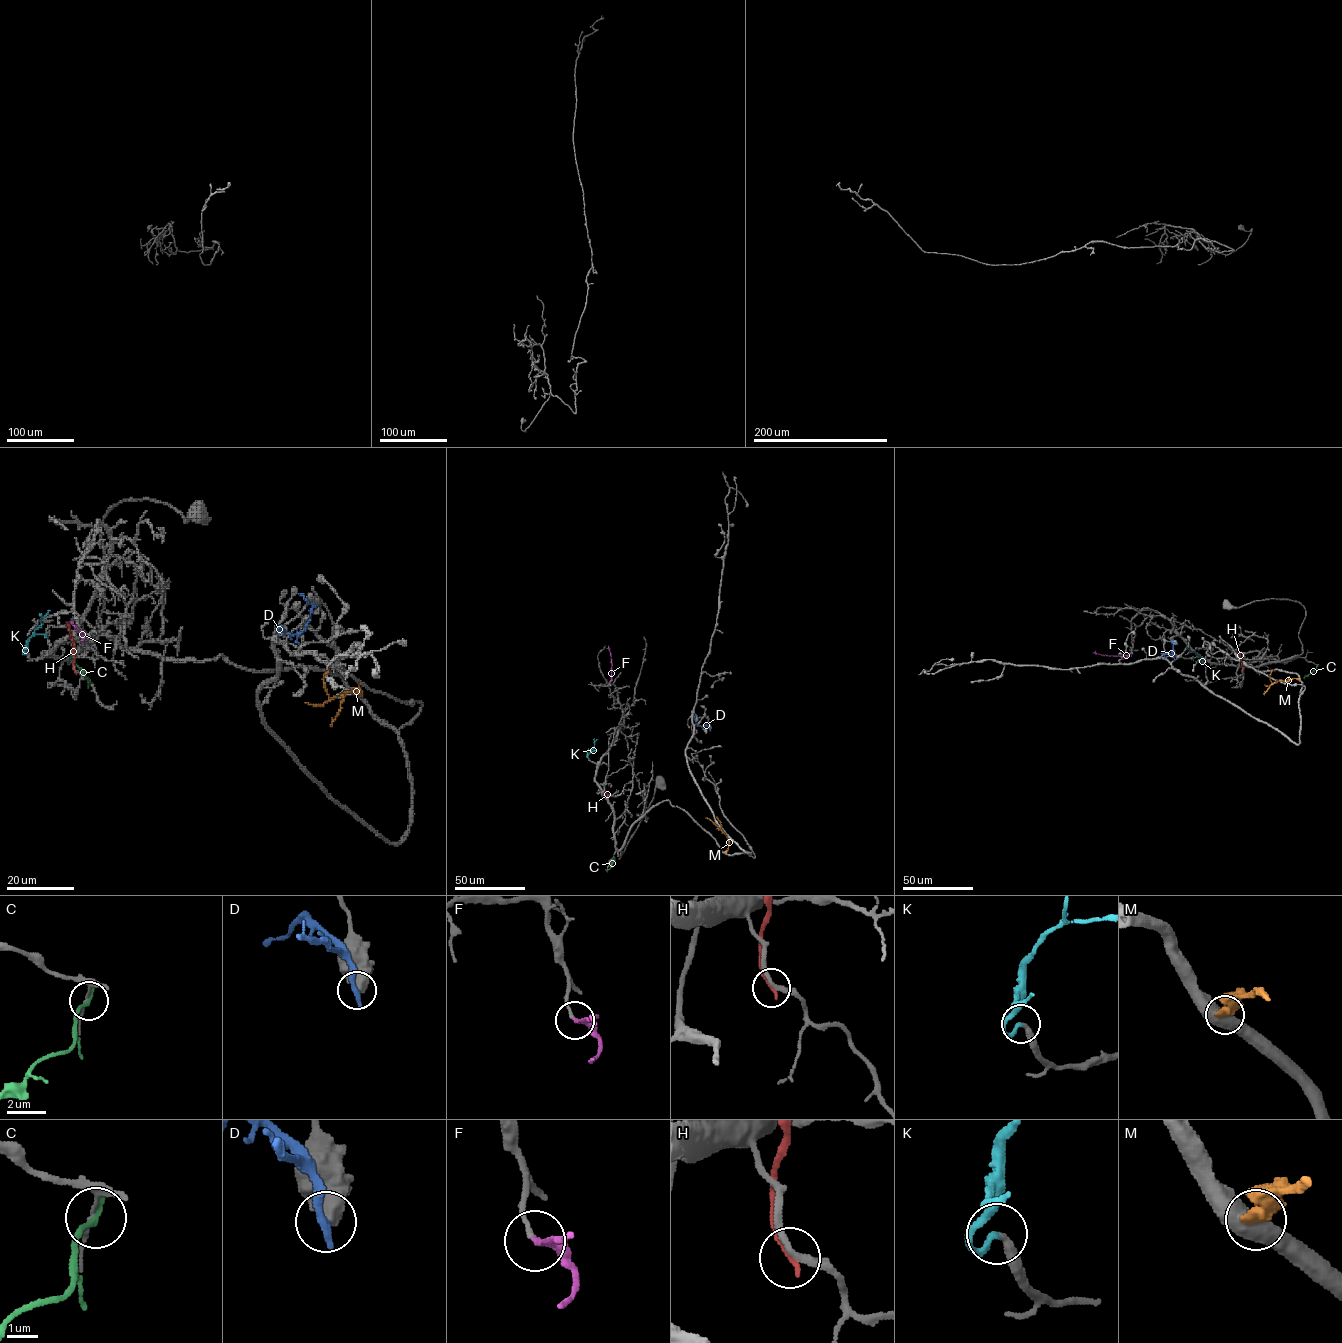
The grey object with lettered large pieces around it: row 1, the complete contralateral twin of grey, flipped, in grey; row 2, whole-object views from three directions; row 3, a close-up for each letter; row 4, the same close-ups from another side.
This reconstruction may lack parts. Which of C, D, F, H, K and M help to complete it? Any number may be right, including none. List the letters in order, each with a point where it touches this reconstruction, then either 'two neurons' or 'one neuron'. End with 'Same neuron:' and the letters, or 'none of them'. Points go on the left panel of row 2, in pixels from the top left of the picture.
C: (70, 658) | two neurons
D: (315, 604) | two neurons
F: (79, 633) | one neuron
H: (75, 672) | two neurons
K: (26, 652) | one neuron
M: (353, 691) | two neurons
Same neuron: F, K

